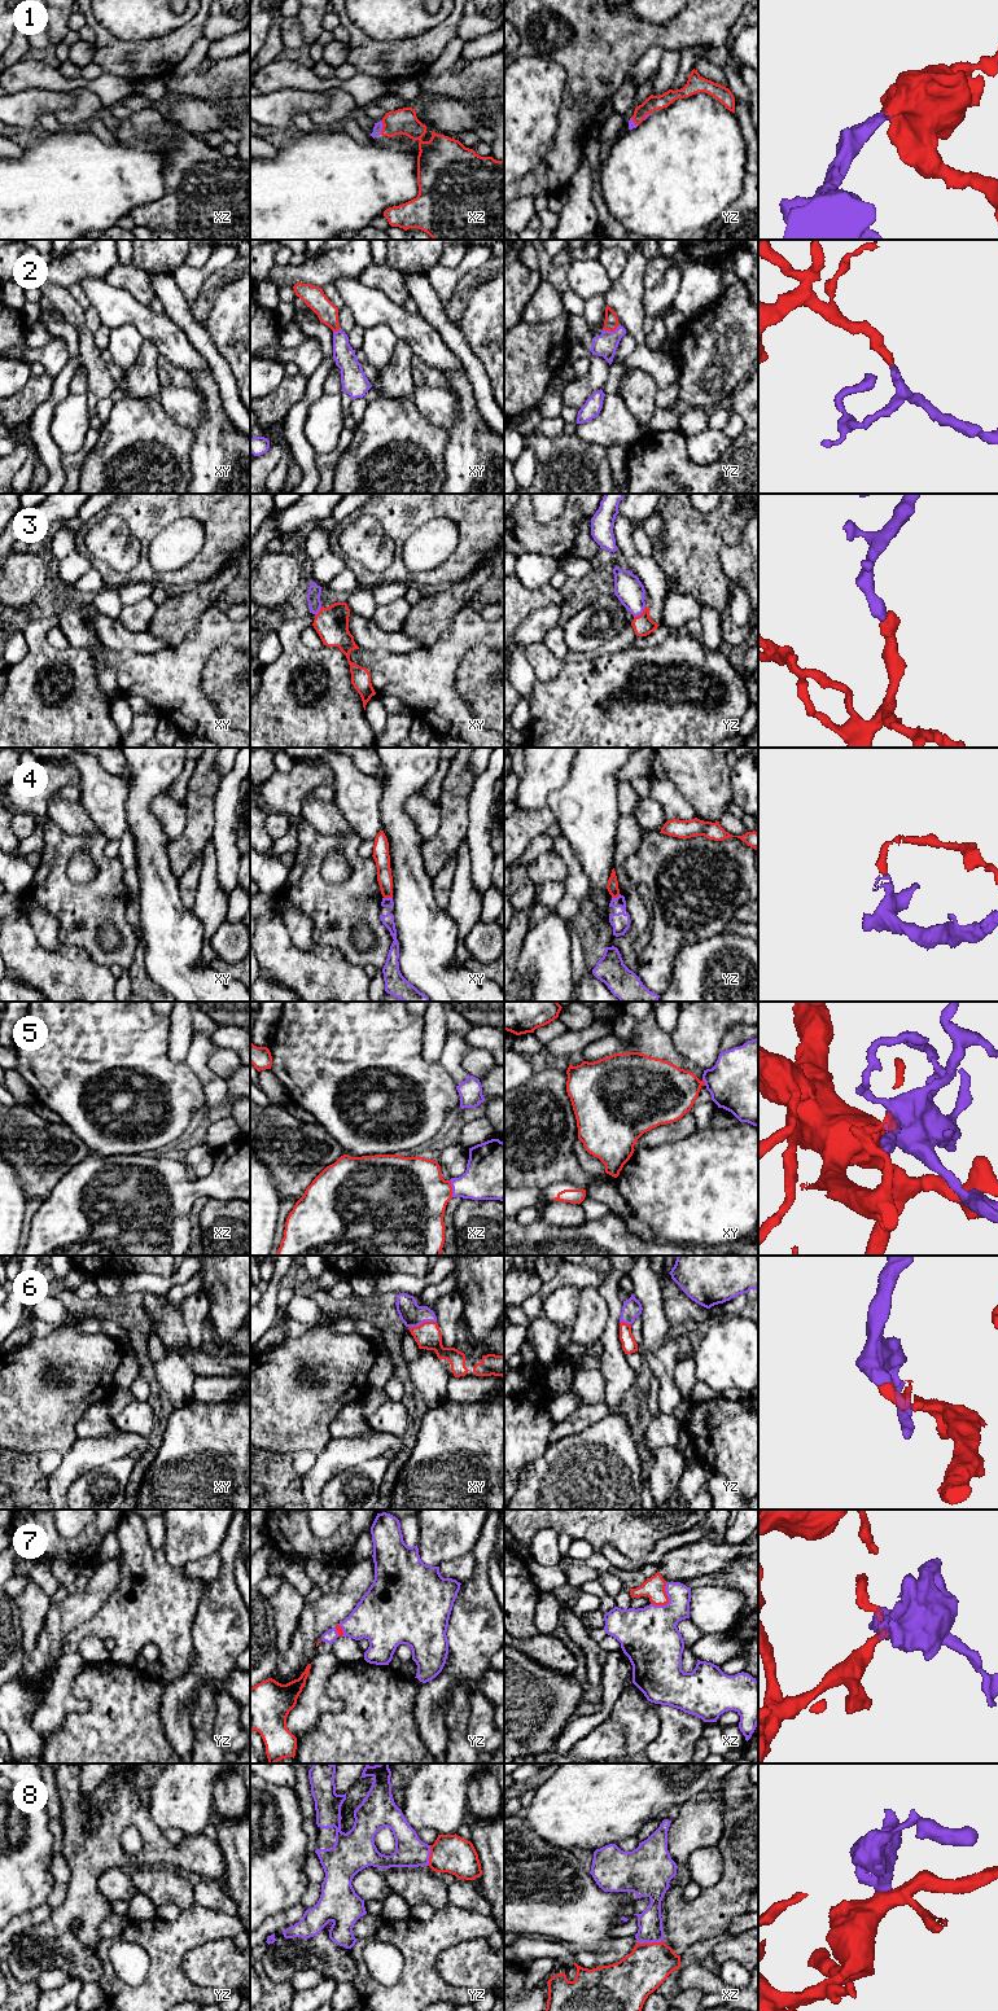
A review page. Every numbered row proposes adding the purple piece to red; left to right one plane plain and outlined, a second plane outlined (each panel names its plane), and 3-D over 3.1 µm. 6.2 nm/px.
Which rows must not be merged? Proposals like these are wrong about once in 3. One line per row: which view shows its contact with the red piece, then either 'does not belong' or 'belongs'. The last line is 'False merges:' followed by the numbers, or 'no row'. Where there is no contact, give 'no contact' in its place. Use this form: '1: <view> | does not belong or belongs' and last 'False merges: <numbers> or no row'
1: xz | belongs
2: yz | belongs
3: yz | belongs
4: xy | does not belong
5: xz | belongs
6: xy | belongs
7: xz | belongs
8: xz | belongs
False merges: 4

